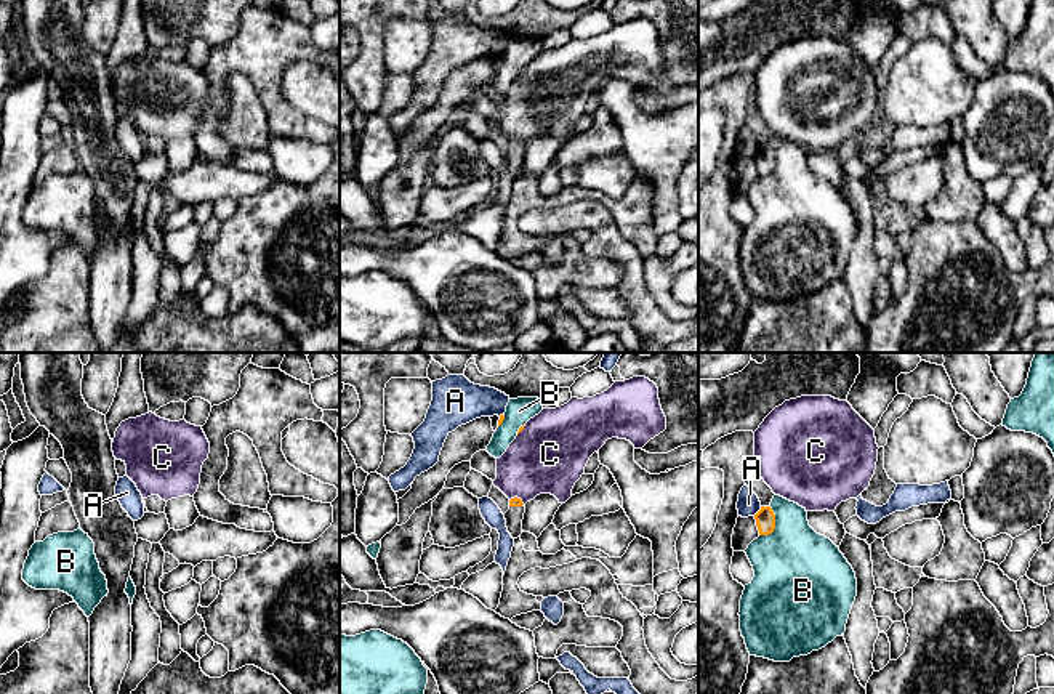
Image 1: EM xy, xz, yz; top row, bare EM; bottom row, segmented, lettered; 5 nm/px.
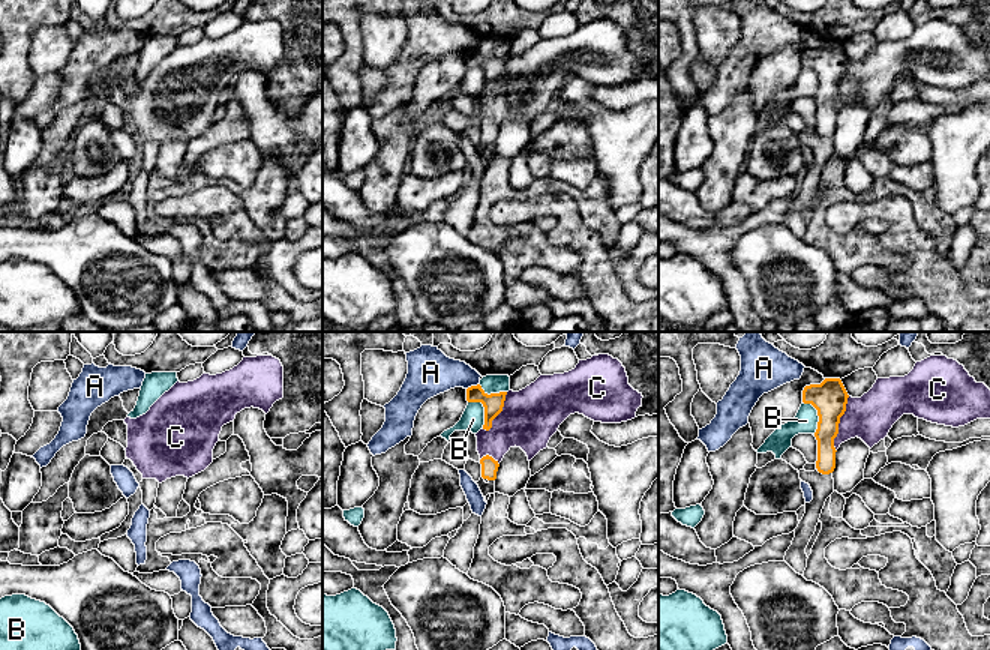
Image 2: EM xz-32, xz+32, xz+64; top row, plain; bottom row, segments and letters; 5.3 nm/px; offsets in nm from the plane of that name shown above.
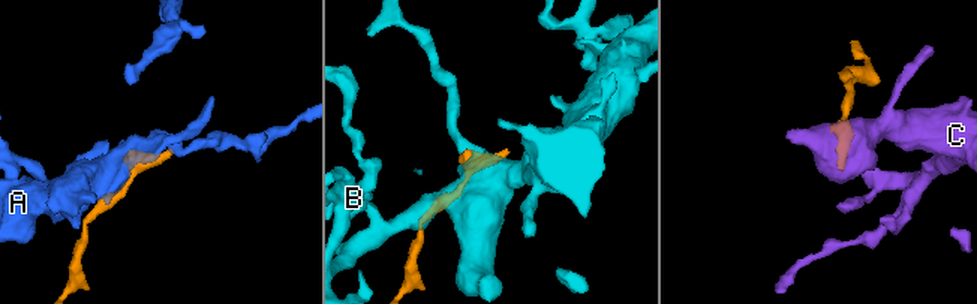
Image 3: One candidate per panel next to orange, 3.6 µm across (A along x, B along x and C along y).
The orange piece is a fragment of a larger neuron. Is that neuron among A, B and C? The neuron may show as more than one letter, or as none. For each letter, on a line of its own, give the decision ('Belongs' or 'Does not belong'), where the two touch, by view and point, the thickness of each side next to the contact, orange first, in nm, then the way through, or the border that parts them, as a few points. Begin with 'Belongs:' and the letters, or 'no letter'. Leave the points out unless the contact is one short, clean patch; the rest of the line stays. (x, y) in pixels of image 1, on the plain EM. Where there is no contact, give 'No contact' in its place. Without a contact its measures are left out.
Belongs: no letter
A: Does not belong. Touches orange at yz (758, 153). Thickness 100 nm (orange) against 120 nm. Boundary: yz (761, 148), (753, 156)
B: Does not belong. Touches orange at yz (774, 165). Thickness 100 nm (orange) against 420 nm
C: Does not belong. Touches orange at xz (516, 138). Thickness 50 nm (orange) against 360 nm. Boundary: xz (510, 140), (518, 138), (524, 145)

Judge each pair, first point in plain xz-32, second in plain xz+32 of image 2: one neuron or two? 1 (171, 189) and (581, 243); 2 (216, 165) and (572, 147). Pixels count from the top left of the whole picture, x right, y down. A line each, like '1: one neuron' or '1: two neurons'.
1: two neurons
2: two neurons

